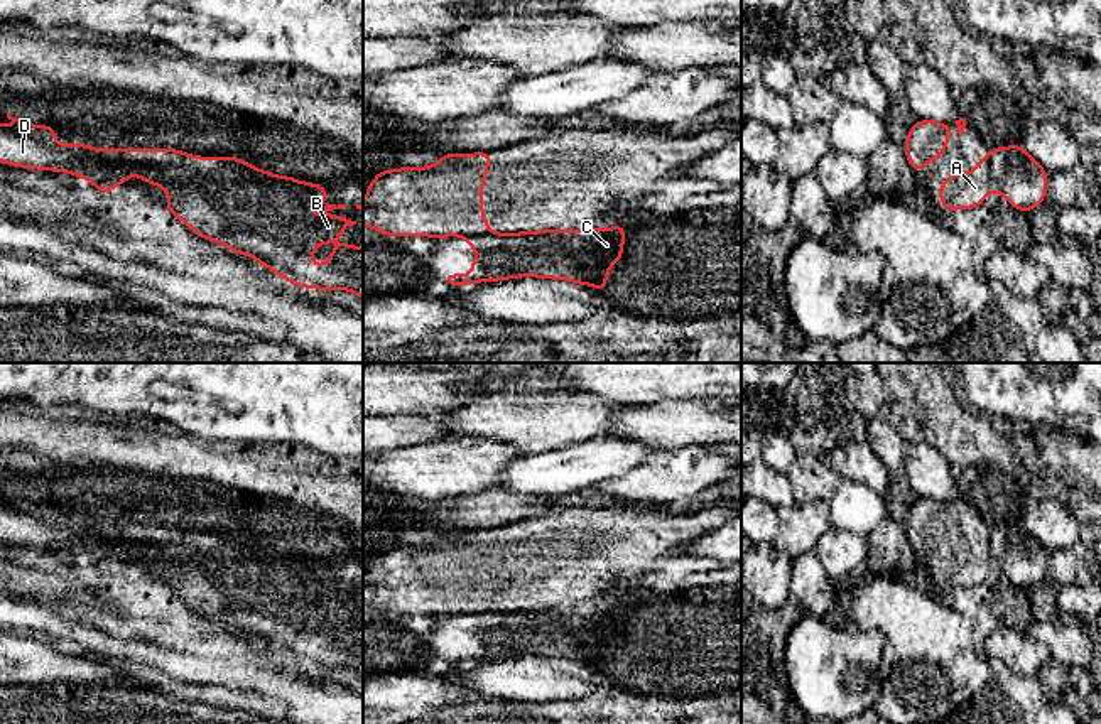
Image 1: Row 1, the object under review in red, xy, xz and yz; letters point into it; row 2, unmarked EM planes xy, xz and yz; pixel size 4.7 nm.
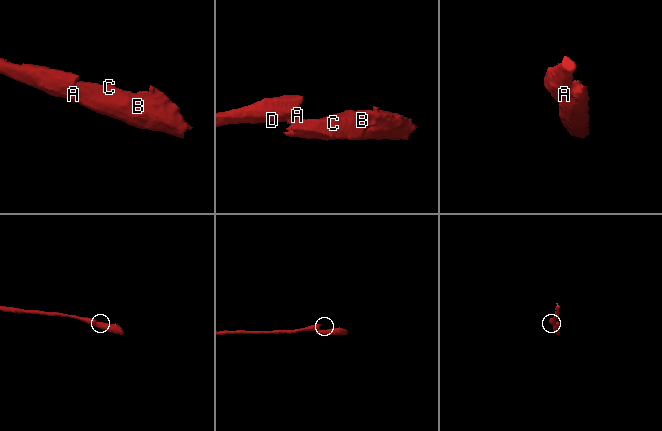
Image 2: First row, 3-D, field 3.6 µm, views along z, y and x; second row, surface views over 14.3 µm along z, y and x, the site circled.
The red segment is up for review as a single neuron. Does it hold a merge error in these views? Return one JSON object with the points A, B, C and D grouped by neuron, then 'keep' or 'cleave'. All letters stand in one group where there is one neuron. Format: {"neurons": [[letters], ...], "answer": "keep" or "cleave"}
{"neurons": [["A", "D"], ["B", "C"]], "answer": "cleave"}

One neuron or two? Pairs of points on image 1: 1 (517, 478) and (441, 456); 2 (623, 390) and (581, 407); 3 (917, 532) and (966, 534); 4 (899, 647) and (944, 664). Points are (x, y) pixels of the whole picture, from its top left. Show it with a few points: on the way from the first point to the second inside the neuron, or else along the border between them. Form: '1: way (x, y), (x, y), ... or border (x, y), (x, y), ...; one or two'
1: border (526, 453), (514, 458), (492, 486); two
2: border (566, 389), (620, 404); two
3: way (929, 527), (954, 527); one
4: way (911, 647), (917, 647), (932, 662); one

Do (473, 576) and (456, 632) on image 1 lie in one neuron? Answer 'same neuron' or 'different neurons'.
different neurons

